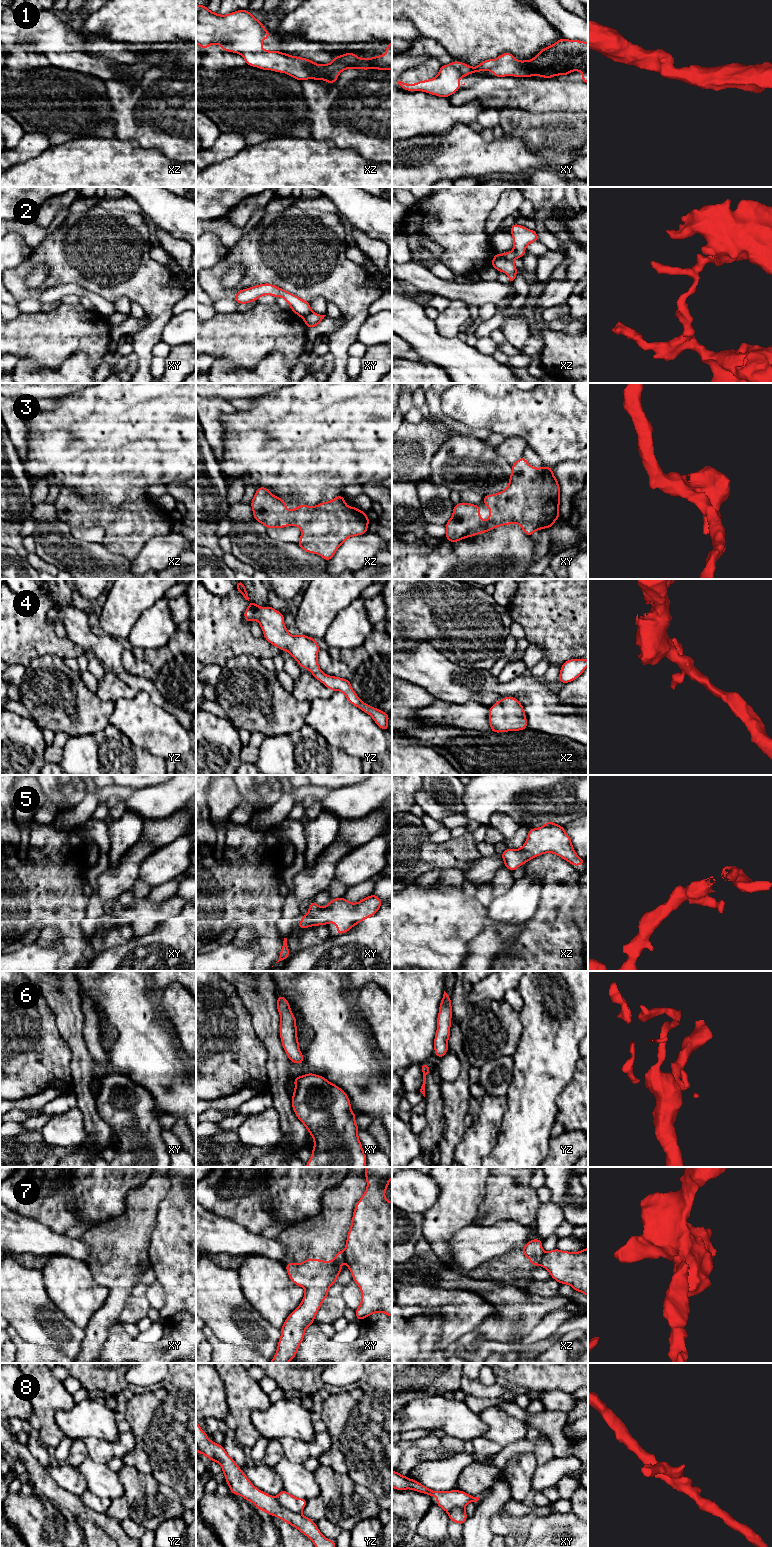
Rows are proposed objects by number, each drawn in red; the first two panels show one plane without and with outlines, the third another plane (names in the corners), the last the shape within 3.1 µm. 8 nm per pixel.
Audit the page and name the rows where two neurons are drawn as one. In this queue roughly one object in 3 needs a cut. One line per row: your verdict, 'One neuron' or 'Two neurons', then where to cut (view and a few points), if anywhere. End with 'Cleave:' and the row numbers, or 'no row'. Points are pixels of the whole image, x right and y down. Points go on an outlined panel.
1: One neuron. No split
2: Two neurons. Split along xz (500, 254), (512, 262)
3: One neuron. No split
4: One neuron. No split
5: One neuron. No split
6: One neuron. No split
7: Two neurons. Split along xz (544, 1252), (540, 1264)
8: Two neurons. Split along yz (275, 1497), (281, 1506), (300, 1513)
Cleave: 2, 7, 8

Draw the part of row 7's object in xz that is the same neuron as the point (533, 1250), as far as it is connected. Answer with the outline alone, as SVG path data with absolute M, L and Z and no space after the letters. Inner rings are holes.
M540 1239L530 1240L523 1248L522 1254L526 1256L533 1266L541 1265L541 1259L544 1255L542 1241Z

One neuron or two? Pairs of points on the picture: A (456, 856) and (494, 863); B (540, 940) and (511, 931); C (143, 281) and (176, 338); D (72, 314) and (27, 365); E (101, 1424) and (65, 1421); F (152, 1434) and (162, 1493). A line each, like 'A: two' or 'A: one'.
A: two
B: two
C: two
D: two
E: one
F: two

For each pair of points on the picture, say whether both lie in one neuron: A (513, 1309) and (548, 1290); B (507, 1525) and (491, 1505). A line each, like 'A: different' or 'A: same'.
A: different
B: different

